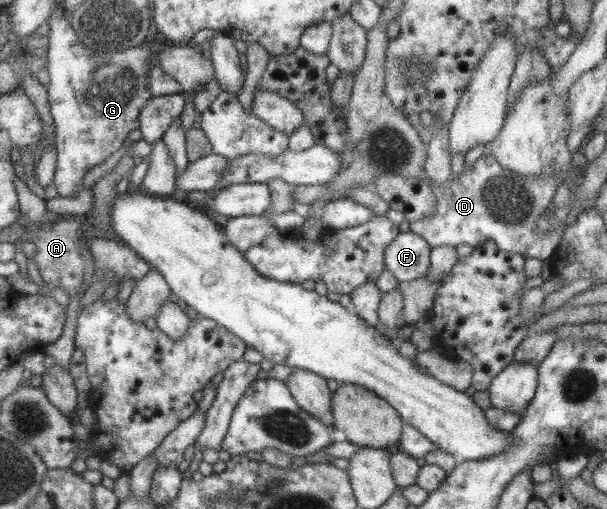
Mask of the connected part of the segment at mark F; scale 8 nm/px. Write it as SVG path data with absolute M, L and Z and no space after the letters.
M398 232L396 237L383 249L383 262L398 282L422 277L429 264L428 247L422 237L412 233Z

